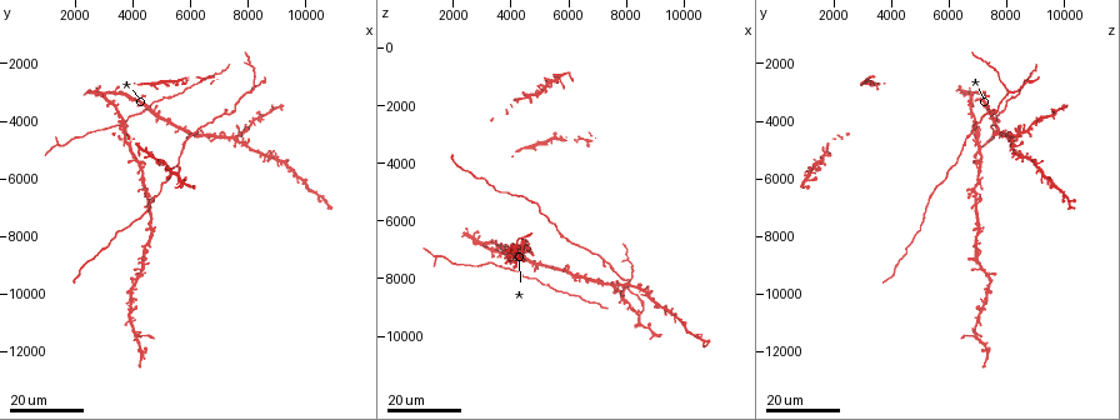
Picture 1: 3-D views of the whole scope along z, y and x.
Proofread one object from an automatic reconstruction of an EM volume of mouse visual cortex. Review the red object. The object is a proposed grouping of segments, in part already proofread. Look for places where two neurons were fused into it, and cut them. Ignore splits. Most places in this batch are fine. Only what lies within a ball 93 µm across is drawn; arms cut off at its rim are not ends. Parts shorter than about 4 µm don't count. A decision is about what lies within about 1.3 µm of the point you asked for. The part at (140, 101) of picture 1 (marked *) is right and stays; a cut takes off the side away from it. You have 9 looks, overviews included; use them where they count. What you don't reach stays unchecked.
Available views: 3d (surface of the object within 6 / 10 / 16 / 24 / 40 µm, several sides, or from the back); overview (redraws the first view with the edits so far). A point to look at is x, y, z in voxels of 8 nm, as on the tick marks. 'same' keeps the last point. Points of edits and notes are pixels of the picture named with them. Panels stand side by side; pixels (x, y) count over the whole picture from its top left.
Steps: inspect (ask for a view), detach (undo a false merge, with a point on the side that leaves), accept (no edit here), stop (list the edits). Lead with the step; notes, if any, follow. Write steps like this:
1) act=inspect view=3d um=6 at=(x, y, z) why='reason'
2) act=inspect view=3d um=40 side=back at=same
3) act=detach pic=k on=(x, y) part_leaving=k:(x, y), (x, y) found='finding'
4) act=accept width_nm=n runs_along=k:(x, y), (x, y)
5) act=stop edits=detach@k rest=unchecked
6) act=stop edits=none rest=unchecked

act=inspect view=3d um=24 at=(3000, 3100, 6800)

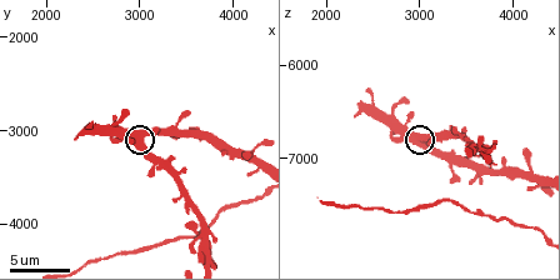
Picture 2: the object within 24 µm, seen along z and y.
act=inspect view=3d um=6 at=(3000, 3150, 6750)

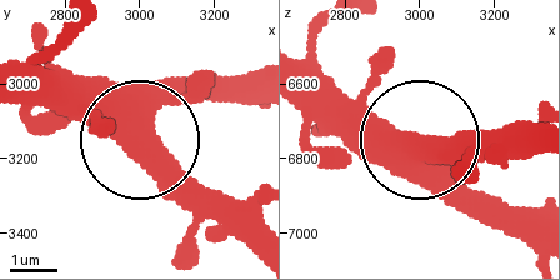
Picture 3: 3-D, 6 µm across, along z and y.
act=inspect view=3d um=6 side=back at=(2970, 3160, 6750)

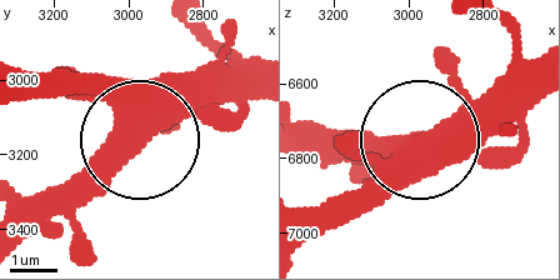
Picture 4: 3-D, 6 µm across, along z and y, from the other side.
act=accept side_arm_um=47 runs_along=4:(301, 249), (513, 61) found='all the same neuron'

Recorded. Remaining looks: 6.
act=inspect view=3d um=24 at=(6000, 4300, 7700) why='sudden change in width'

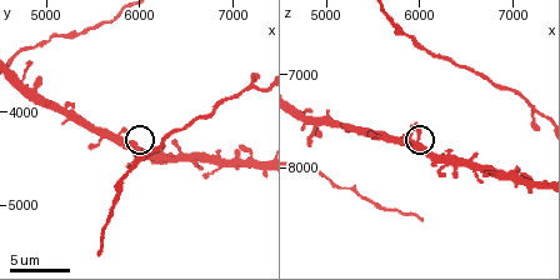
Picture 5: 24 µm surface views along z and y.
act=inspect view=3d um=6 at=(5950, 4400, 7600)

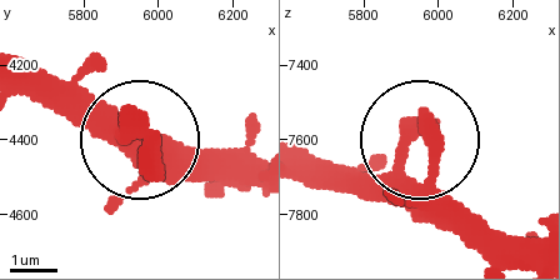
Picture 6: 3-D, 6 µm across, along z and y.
act=accept found='one neuron here'

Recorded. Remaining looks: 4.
act=inspect view=3d um=16 at=(8100, 2900, 8100) why='branch point'

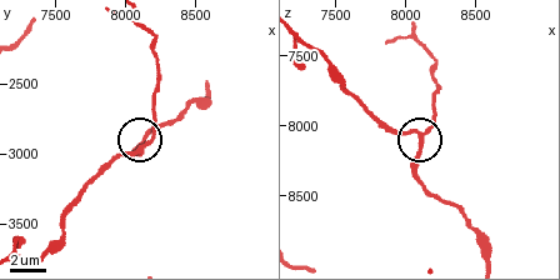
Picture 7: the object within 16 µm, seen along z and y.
act=inspect view=3d um=10 at=(8100, 2980, 8080) why='closer look'

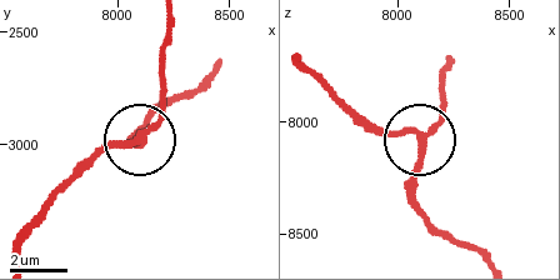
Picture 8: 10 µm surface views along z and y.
act=accept arms=3 found='one neuron here'

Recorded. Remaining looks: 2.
act=inspect view=3d um=10 at=(6150, 4450, 6800)

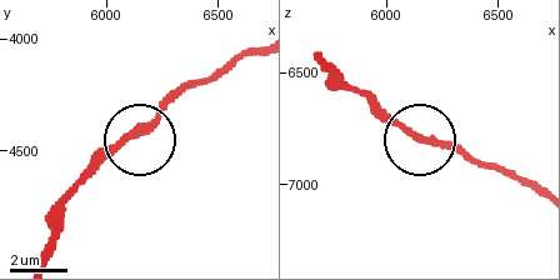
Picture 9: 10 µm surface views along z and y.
act=accept width_nm=260 found='all the same neuron'

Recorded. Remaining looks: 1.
act=stop edits=none rest=unchecked

